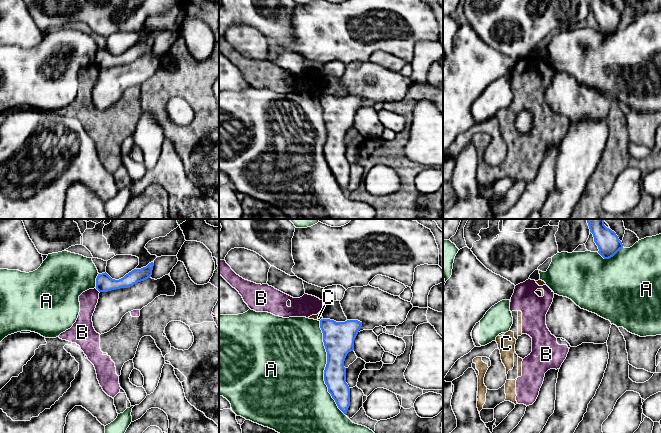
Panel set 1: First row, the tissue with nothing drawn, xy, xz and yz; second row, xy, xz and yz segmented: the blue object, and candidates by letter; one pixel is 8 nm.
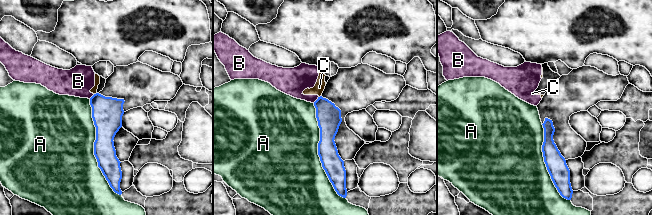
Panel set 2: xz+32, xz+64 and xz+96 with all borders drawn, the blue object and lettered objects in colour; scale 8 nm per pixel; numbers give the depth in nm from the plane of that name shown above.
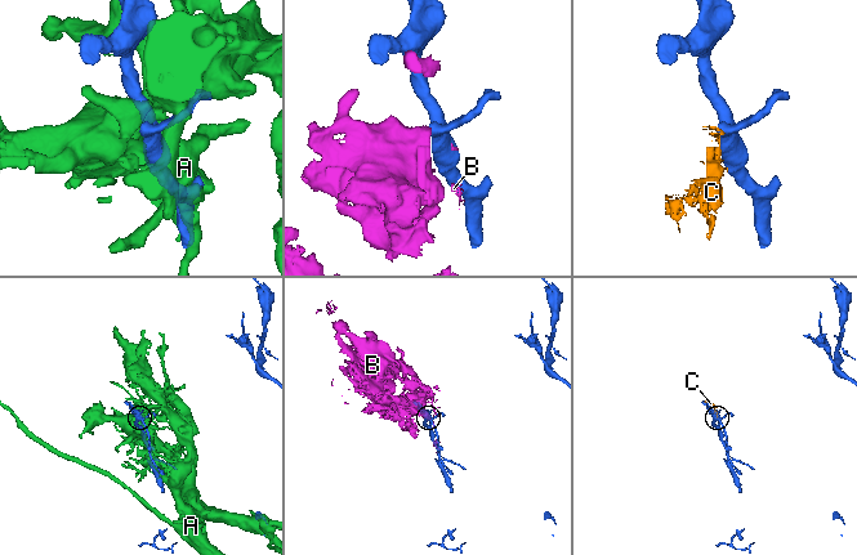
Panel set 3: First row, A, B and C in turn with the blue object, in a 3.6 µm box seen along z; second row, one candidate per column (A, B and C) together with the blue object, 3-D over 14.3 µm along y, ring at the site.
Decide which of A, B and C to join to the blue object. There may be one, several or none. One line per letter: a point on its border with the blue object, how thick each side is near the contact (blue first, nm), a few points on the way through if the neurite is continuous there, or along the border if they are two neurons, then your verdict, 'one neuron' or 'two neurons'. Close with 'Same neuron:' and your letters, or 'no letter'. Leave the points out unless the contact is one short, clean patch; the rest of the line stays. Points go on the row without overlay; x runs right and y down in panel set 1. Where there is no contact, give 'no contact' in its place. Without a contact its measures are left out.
A: xz (325, 144) | 240/500 nm | two neurons
B: xy (97, 65) | 140/150 nm | along xy (95, 64), (99, 68) | two neurons
C: xz (321, 95) | 260/50 nm | along xz (322, 94), (319, 96) | two neurons
Same neuron: no letter

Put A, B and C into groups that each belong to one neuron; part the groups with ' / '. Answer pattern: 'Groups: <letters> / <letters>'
Groups: A / B C

